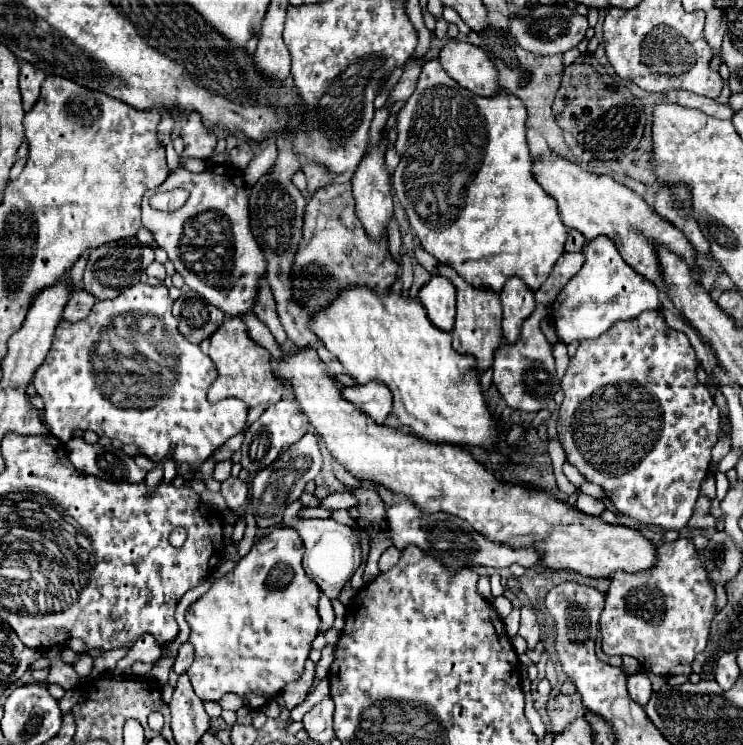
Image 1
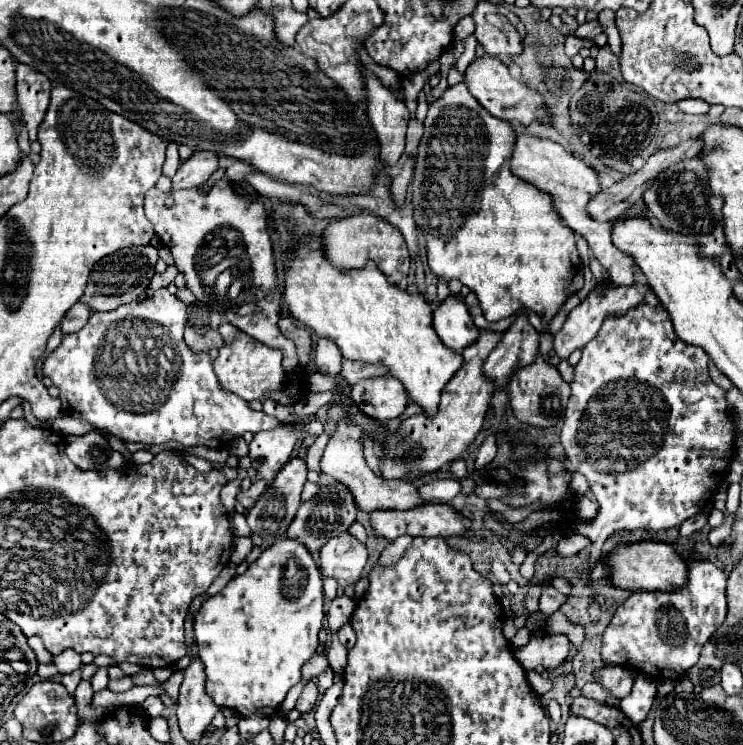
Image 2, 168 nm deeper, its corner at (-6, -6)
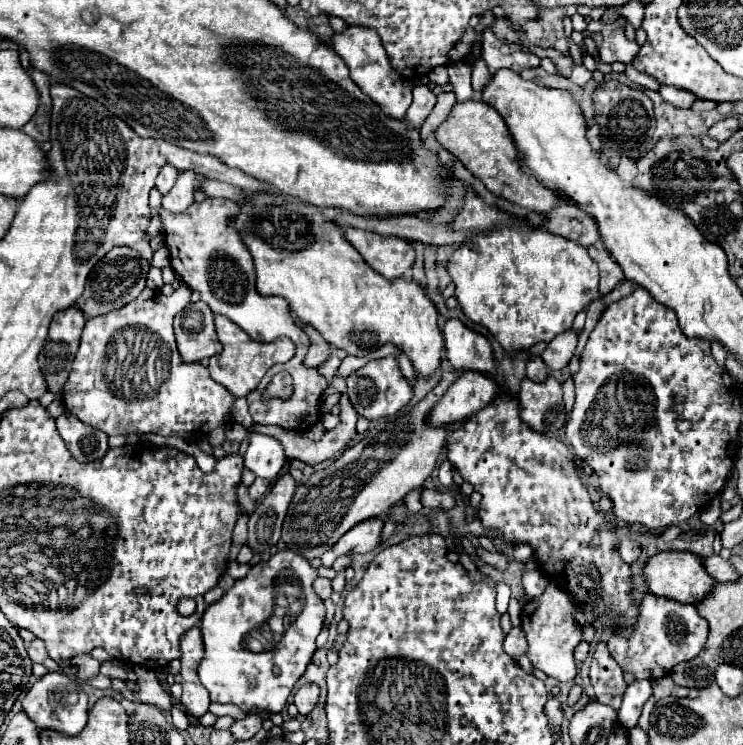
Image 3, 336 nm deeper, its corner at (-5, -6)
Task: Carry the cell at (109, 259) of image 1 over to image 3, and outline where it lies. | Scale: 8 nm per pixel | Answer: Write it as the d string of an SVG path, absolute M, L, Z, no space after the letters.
M114 248L100 262L96 262L96 266L92 268L92 272L86 280L86 290L78 298L76 306L90 318L100 316L104 312L118 310L122 306L126 306L130 300L134 300L144 290L148 270L150 270L148 260L144 260L136 250L132 250L132 248Z

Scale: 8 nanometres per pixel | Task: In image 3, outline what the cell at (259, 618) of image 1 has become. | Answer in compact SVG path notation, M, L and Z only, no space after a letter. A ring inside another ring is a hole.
M284 548L270 556L266 562L258 562L256 566L252 566L250 572L244 578L236 580L236 584L218 602L206 608L206 614L200 622L200 632L204 638L204 658L198 666L198 676L202 686L210 692L212 702L236 704L244 712L248 712L250 708L282 712L296 680L304 674L312 654L316 652L316 636L322 630L326 614L322 598L312 590L314 578L316 568L312 568L306 558ZM274 616L284 618L282 632L274 632L268 626L270 618Z

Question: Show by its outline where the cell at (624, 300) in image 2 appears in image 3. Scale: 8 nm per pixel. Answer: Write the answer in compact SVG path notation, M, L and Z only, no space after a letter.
M568 330L568 332L558 334L548 344L548 348L542 354L542 360L546 362L550 370L562 370L570 362L578 344L578 336L580 336L580 330Z

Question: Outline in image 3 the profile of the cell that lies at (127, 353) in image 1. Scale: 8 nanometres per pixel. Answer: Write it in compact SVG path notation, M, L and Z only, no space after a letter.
M182 284L174 294L164 296L158 290L144 290L136 300L124 308L112 310L108 314L88 318L80 348L74 356L70 376L62 388L62 402L66 412L80 418L84 424L90 424L102 432L110 434L130 434L130 432L154 432L160 436L178 436L186 440L200 442L210 430L224 428L232 418L234 396L212 380L206 366L200 362L186 364L180 358L174 338L174 316L186 308L190 302L190 288Z

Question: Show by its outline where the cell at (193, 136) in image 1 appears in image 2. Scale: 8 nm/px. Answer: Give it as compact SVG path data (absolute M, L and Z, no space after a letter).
M197 152L187 162L183 162L177 170L177 174L171 178L171 190L167 192L167 198L171 198L173 192L183 188L195 188L201 186L213 172L217 170L217 156L213 152Z

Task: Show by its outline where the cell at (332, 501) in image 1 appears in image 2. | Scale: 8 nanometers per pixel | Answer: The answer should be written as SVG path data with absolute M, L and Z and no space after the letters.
M453 478L449 480L435 480L431 484L423 484L419 488L419 494L429 502L429 500L451 500L459 494L461 484Z

